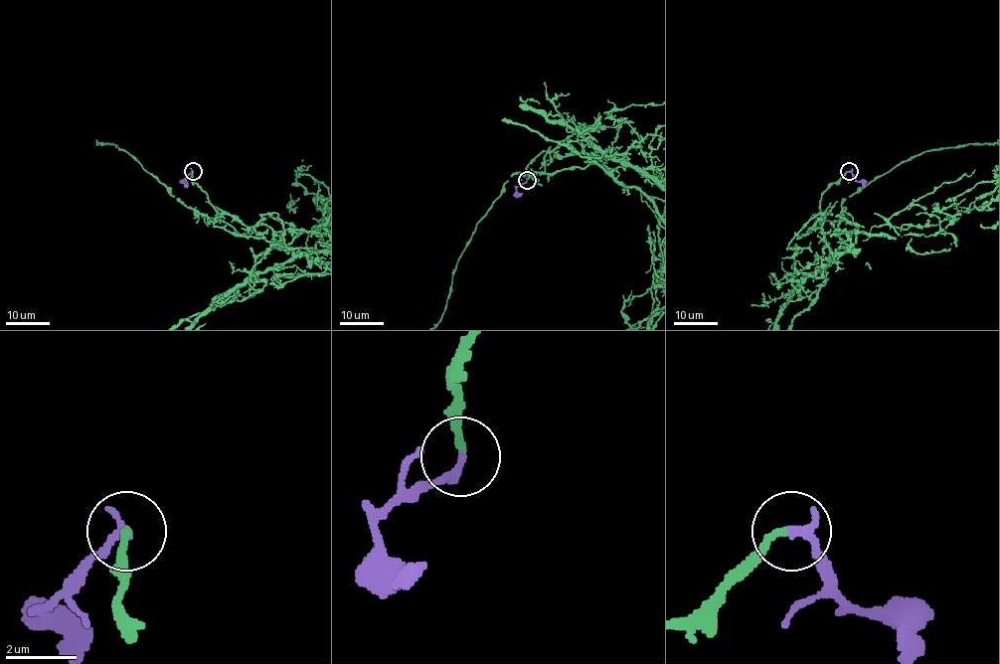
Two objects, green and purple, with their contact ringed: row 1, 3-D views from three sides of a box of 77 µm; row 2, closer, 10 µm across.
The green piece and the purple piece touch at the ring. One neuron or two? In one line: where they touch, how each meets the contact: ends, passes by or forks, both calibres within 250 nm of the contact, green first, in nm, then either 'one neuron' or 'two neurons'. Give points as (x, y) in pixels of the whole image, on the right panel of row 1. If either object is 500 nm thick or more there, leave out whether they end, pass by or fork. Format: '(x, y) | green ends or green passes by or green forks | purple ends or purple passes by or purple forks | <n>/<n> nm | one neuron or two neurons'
(849, 171) | green ends | purple ends | 220/240 nm | one neuron

